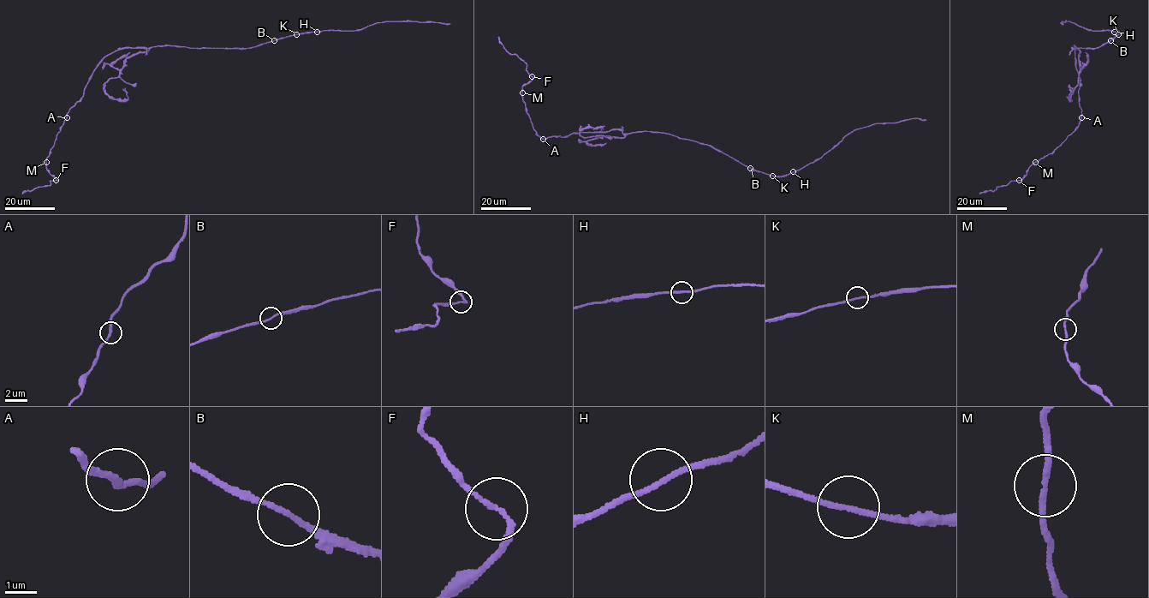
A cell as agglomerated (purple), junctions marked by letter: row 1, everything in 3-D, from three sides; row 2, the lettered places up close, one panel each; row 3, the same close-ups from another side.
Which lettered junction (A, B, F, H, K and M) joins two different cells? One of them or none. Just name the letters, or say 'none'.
none

